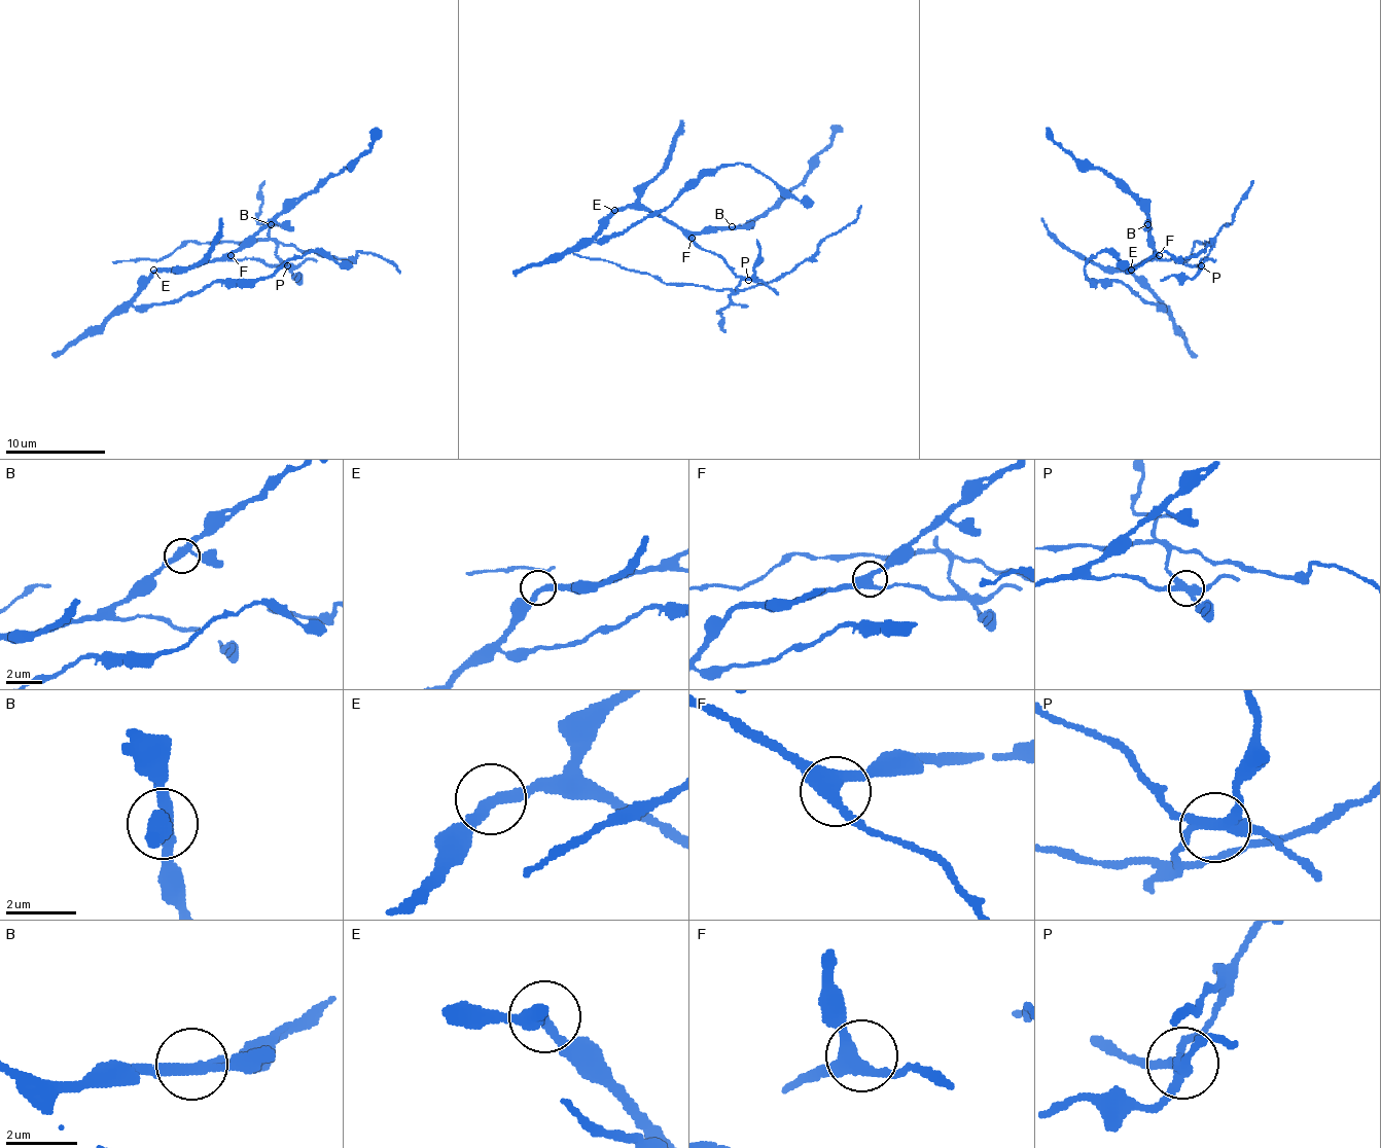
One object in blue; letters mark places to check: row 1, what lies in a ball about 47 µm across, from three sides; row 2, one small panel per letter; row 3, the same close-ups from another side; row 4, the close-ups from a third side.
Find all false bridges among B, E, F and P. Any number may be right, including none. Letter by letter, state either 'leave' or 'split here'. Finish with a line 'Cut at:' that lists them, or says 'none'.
B: leave
E: leave
F: leave
P: split here
Cut at: P

